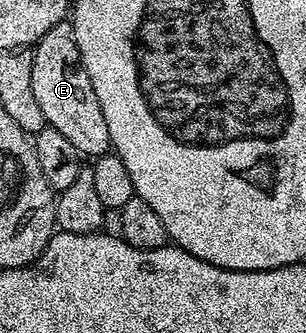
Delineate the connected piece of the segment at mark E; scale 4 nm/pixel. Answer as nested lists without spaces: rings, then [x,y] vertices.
[[[67,19],[50,26],[46,34],[34,46],[33,91],[42,109],[45,123],[65,135],[82,156],[95,158],[111,151],[112,139],[106,127],[98,94],[80,61],[78,46],[72,37],[72,26]]]

